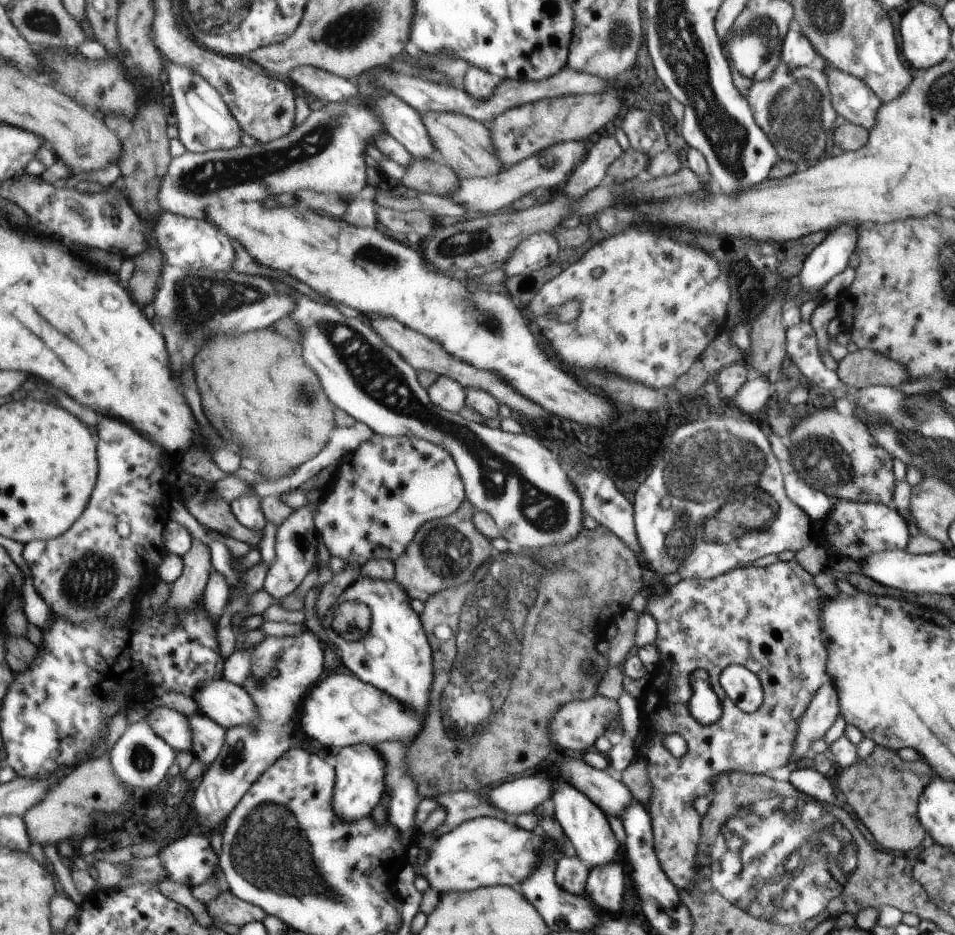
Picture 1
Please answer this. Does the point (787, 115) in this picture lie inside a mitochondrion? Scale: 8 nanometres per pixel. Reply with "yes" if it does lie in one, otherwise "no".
yes

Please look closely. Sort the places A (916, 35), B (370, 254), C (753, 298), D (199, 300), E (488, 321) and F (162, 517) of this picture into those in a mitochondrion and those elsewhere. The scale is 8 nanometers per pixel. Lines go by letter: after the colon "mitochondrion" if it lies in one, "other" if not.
A: other
B: mitochondrion
C: mitochondrion
D: mitochondrion
E: mitochondrion
F: other

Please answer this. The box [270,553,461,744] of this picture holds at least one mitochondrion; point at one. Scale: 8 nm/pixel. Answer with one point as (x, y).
(354, 618)

